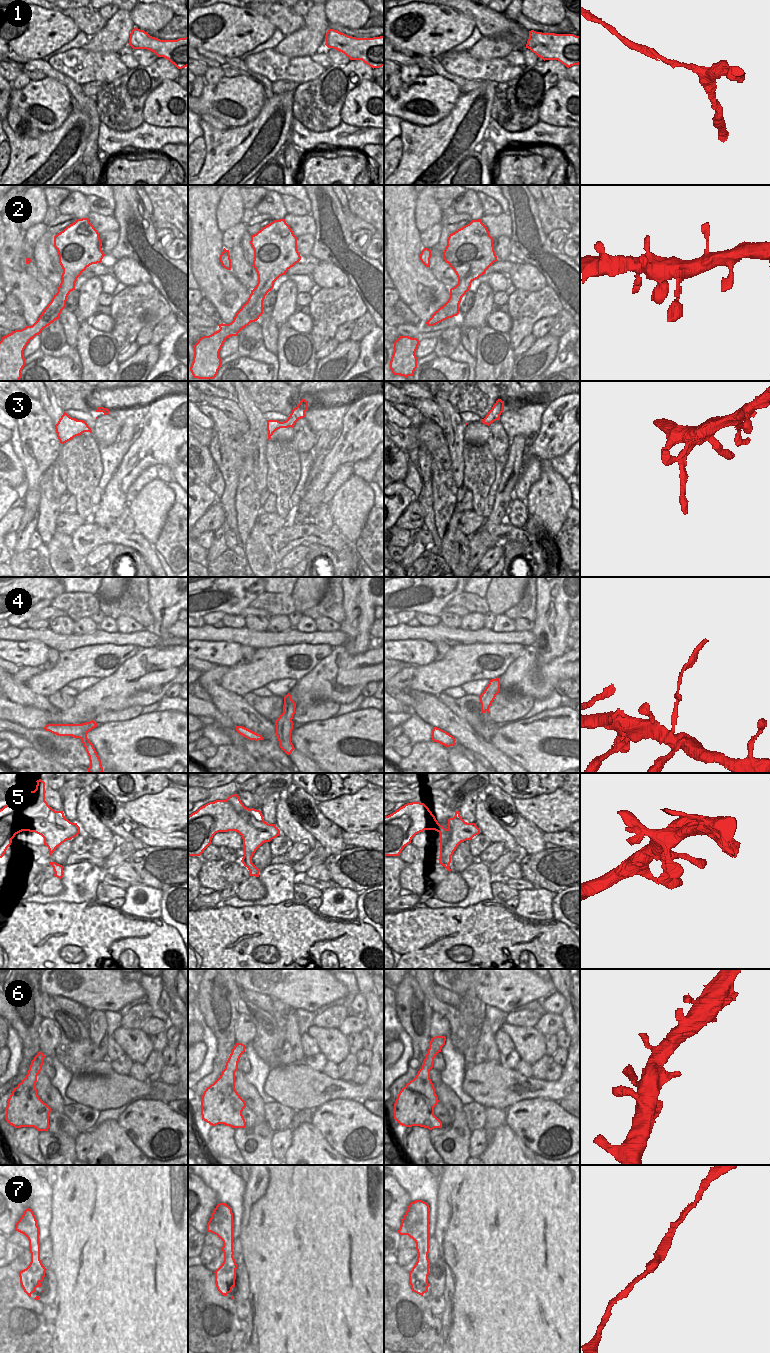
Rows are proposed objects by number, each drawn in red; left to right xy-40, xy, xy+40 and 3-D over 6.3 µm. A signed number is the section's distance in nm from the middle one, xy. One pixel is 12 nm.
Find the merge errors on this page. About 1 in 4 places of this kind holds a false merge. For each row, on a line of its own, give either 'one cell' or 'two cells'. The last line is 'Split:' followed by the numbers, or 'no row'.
1: one cell
2: one cell
3: one cell
4: one cell
5: one cell
6: one cell
7: one cell
Split: no row

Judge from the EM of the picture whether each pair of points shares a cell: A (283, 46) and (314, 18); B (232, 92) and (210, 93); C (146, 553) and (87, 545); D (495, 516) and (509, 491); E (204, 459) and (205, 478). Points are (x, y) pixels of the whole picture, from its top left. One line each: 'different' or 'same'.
A: same
B: same
C: same
D: same
E: same

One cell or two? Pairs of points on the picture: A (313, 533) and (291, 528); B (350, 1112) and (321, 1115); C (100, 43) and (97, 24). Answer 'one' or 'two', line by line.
A: one
B: one
C: two

